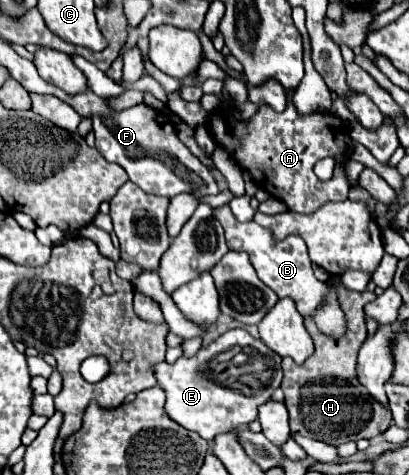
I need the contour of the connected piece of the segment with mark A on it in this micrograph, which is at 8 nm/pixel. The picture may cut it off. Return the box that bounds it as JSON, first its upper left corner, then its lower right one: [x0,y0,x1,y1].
[207,90,351,214]

